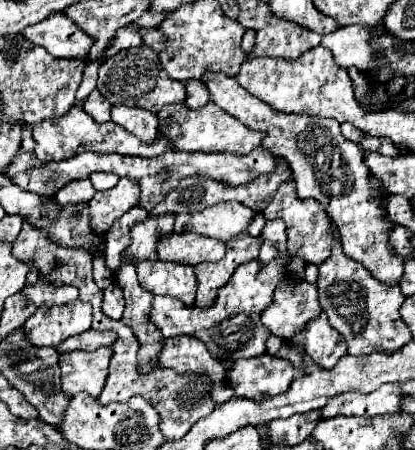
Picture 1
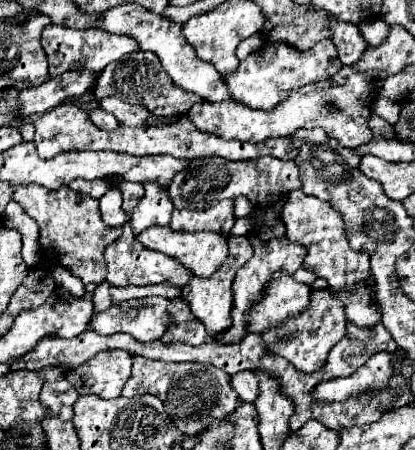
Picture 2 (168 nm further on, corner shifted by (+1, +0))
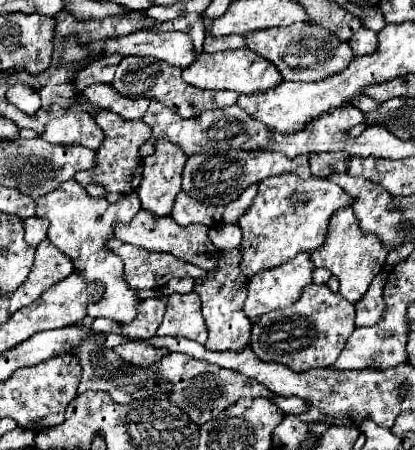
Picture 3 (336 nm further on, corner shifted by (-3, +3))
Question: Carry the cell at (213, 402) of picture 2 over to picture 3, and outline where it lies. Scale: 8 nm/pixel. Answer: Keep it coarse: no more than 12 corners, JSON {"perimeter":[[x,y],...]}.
{"perimeter":[[172,352],[158,360],[168,400],[196,424],[238,398],[278,394],[240,372]]}

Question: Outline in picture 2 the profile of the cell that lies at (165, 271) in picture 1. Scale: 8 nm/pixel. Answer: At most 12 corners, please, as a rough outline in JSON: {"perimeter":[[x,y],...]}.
{"perimeter":[[128,223],[106,247],[110,285],[158,285],[162,253]]}

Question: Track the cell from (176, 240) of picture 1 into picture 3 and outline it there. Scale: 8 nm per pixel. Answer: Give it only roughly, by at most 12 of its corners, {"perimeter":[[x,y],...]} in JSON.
{"perimeter":[[144,208],[116,224],[126,244],[174,254],[212,270],[220,252],[208,228],[180,228],[172,216]]}

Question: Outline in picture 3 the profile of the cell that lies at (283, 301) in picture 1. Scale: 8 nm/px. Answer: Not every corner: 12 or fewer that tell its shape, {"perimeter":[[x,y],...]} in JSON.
{"perimeter":[[308,252],[254,274],[250,320],[286,308],[312,282]]}

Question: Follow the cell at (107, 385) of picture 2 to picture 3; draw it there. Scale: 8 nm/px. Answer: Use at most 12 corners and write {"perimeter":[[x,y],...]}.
{"perimeter":[[126,342],[114,348],[126,362],[148,366],[166,348],[146,342]]}

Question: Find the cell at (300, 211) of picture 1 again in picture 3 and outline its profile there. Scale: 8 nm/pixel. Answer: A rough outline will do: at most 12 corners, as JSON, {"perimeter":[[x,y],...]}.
{"perimeter":[[338,210],[312,262],[358,302],[384,268],[390,244]]}

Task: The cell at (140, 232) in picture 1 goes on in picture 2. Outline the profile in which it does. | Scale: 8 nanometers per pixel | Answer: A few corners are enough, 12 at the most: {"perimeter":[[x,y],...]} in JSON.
{"perimeter":[[146,183],[130,219],[134,235],[168,225],[174,205],[166,189]]}

